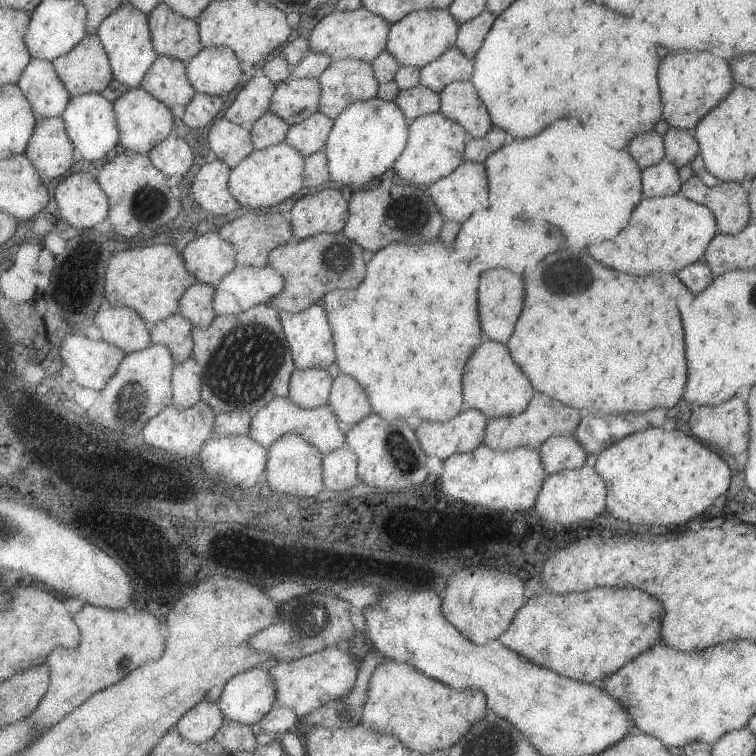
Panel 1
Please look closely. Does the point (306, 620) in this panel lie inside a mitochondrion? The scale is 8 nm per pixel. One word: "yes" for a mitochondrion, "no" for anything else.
yes

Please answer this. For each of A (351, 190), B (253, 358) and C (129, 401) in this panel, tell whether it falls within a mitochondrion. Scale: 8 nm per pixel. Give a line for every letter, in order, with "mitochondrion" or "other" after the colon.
A: other
B: mitochondrion
C: mitochondrion

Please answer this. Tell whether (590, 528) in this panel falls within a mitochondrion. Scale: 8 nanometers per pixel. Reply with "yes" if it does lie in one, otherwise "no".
no

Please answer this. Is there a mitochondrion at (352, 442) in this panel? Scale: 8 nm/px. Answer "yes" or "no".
no

